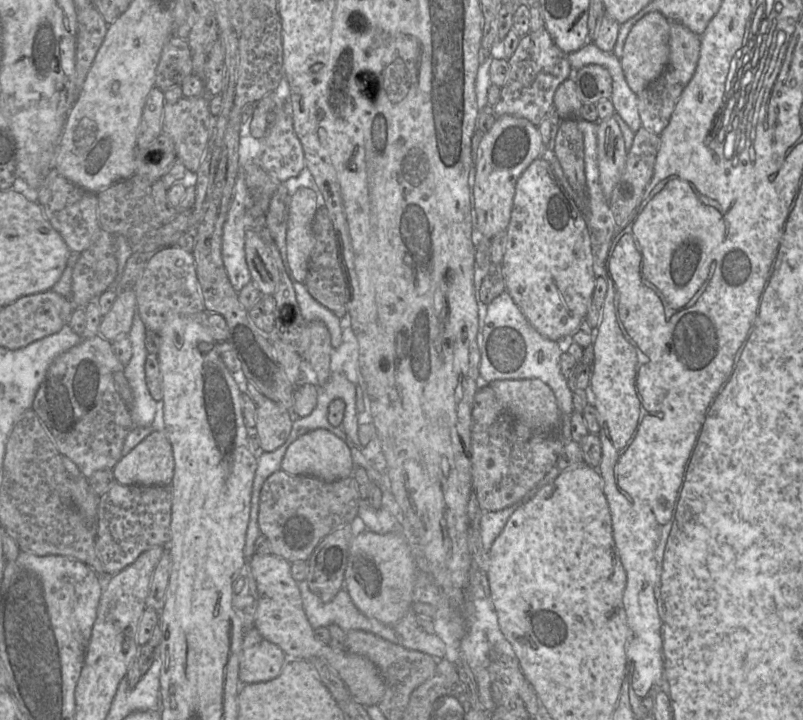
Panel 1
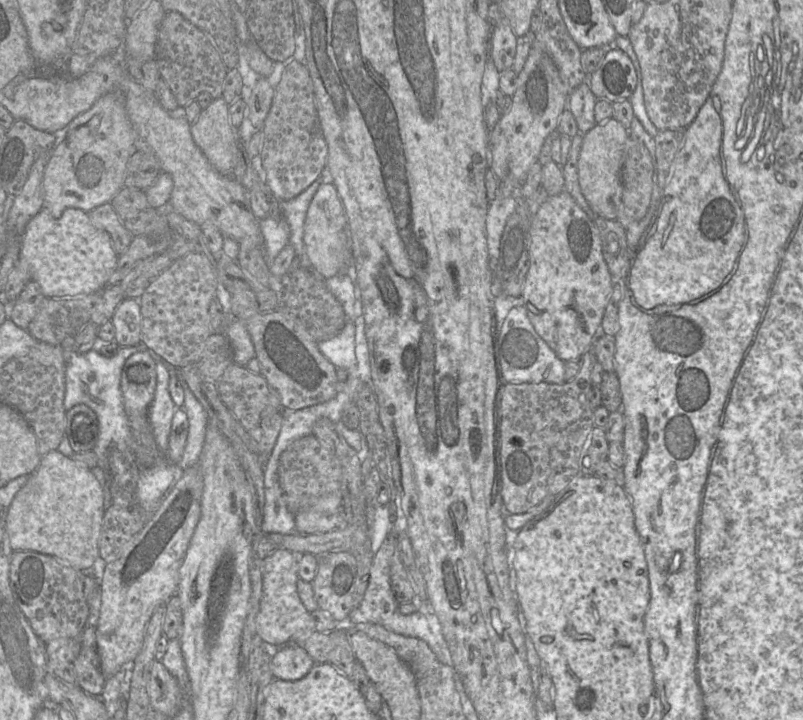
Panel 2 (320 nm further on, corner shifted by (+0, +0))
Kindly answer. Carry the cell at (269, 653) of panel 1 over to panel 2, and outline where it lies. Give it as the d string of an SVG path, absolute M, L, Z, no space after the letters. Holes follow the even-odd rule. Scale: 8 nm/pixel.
M287 644L272 651L270 669L274 679L296 681L302 679L315 662L298 644Z

